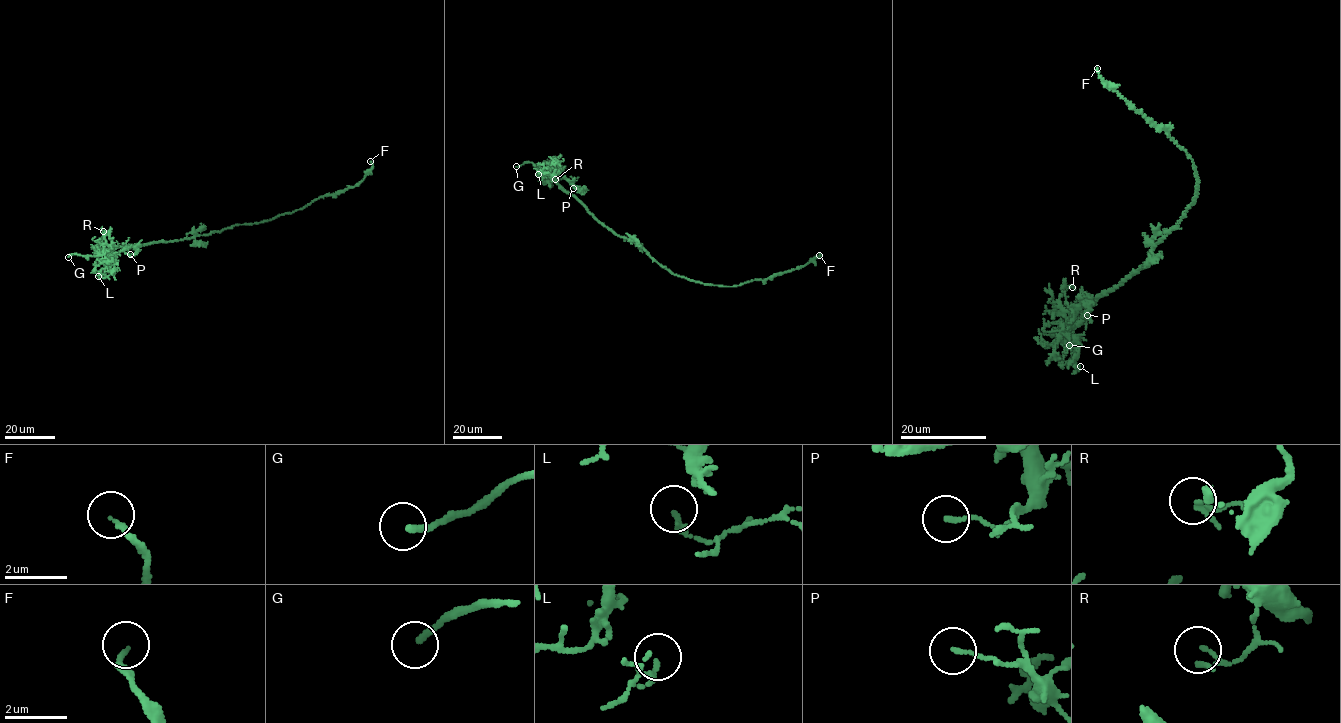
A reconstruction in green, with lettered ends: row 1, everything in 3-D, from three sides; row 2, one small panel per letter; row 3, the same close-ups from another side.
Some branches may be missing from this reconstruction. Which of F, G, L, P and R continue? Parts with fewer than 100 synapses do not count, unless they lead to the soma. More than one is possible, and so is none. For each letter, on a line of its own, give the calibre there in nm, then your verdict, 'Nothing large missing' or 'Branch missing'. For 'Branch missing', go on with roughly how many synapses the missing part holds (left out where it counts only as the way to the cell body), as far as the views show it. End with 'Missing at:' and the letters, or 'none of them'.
F: Thickness 150 nm. Nothing large missing
G: Thickness 200 nm. Branch missing
L: Thickness 150 nm. Nothing large missing
P: Thickness 120 nm. Nothing large missing
R: Thickness 80 nm. Nothing large missing
Missing at: G

